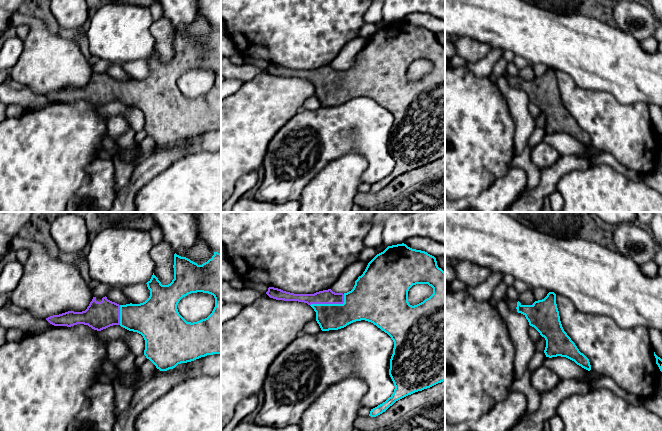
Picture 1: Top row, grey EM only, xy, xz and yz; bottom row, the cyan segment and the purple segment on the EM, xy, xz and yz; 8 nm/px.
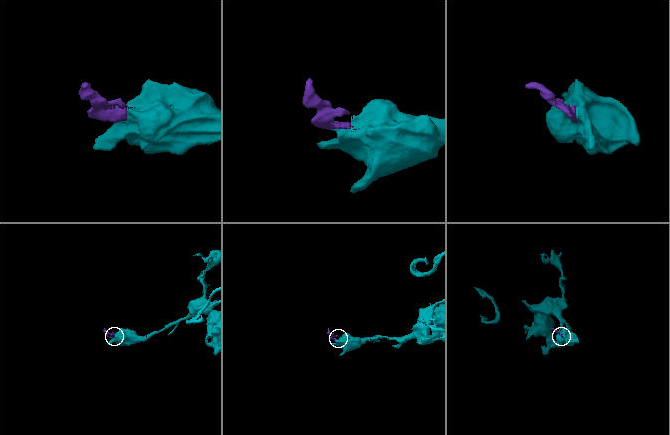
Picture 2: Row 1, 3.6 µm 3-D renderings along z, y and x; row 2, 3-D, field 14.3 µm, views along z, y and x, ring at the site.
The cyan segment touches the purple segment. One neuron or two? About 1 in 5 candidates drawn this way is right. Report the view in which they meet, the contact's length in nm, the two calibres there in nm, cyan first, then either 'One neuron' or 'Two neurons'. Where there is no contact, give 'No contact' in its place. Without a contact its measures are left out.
Touches cyan in xz. Shared border 300 nm. Thickness 280 nm (cyan) against 110 nm. One neuron

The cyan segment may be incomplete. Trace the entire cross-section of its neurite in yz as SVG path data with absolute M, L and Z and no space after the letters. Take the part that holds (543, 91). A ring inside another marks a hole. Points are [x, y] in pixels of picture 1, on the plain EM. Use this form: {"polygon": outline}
{"polygon": "M549 68L544 75L535 77L532 81L508 75L505 78L511 87L523 90L529 101L545 114L546 133L566 133L582 144L591 146L589 135L579 127L562 103L554 68Z"}

